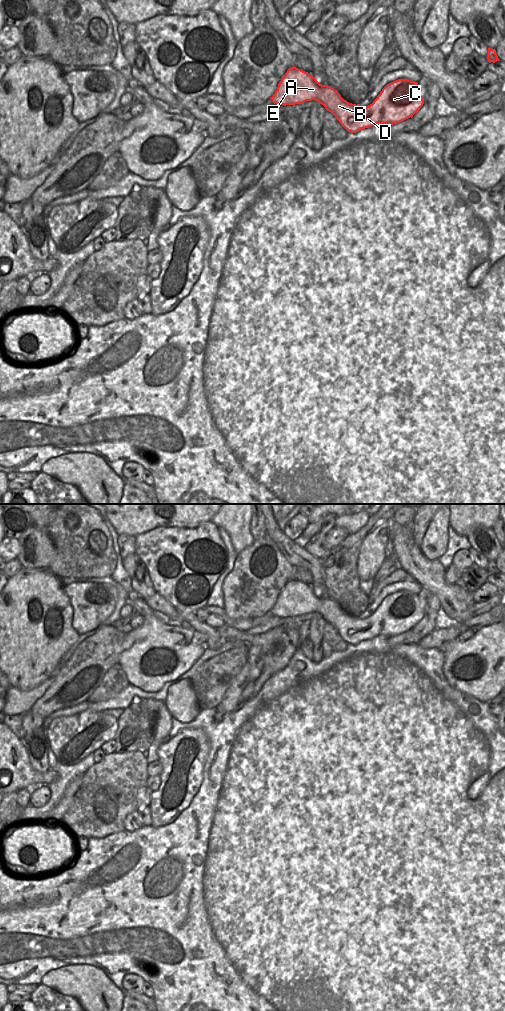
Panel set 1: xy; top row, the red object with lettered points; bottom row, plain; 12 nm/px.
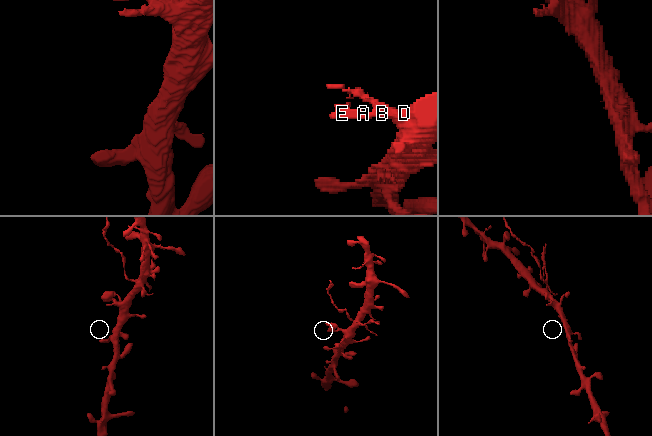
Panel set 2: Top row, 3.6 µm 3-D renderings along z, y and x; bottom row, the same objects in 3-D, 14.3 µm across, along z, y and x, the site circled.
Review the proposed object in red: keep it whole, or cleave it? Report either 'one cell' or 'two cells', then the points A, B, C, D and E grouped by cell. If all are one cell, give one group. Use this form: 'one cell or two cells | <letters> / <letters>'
one cell | A B C D E

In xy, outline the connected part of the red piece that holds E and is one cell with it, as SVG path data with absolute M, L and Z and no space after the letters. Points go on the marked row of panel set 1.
M295 66L287 70L270 99L284 106L318 101L351 133L376 124L400 123L412 118L424 104L417 82L398 79L387 84L372 104L362 107L347 102L337 90L320 84L315 77Z

